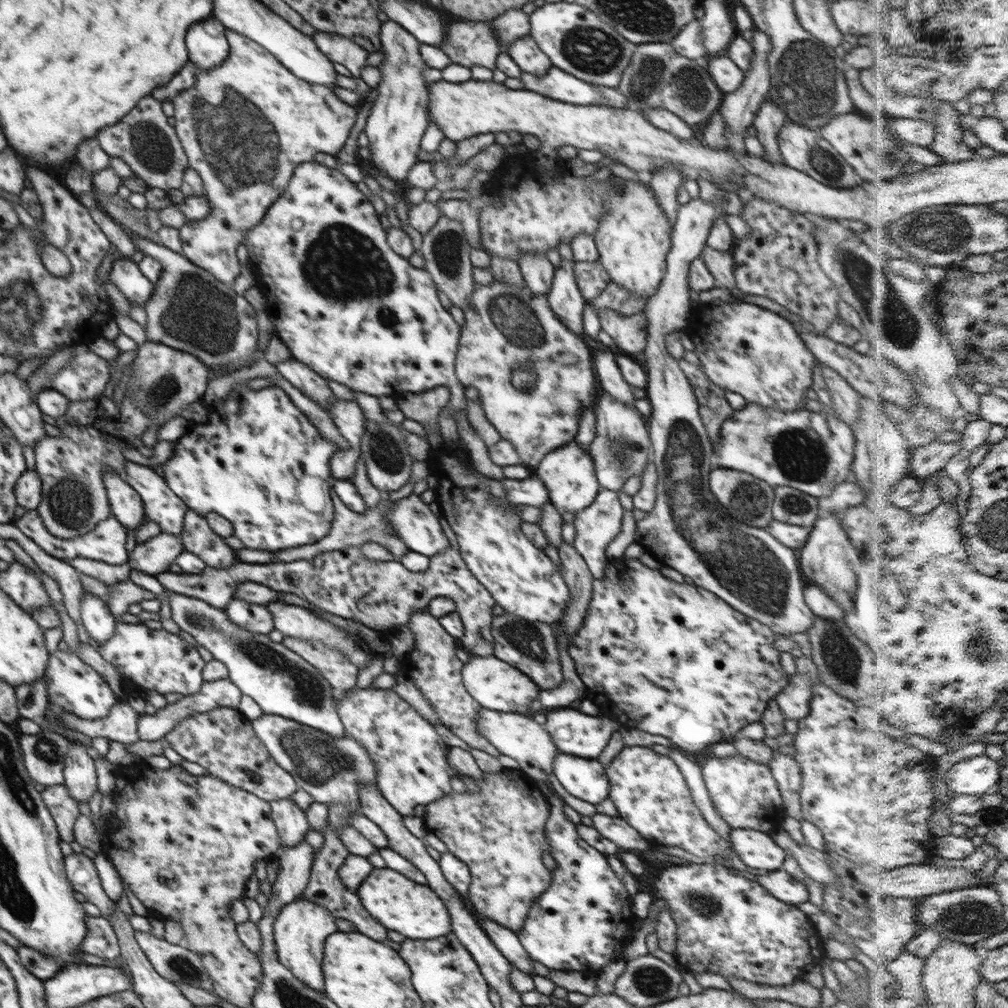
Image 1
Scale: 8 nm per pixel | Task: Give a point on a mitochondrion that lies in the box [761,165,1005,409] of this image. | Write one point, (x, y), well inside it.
(883, 301)

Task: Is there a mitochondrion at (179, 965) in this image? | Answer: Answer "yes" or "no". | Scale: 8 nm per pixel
yes

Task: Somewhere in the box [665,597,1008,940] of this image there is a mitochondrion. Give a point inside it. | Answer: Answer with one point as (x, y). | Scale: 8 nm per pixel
(968, 917)

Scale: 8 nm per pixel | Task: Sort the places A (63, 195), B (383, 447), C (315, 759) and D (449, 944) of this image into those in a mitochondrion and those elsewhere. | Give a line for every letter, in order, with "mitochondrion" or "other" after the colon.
A: other
B: mitochondrion
C: mitochondrion
D: other

